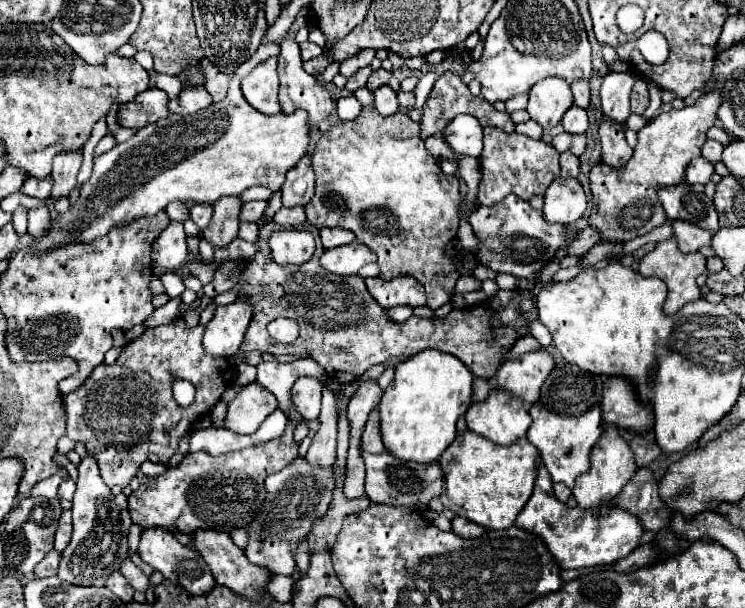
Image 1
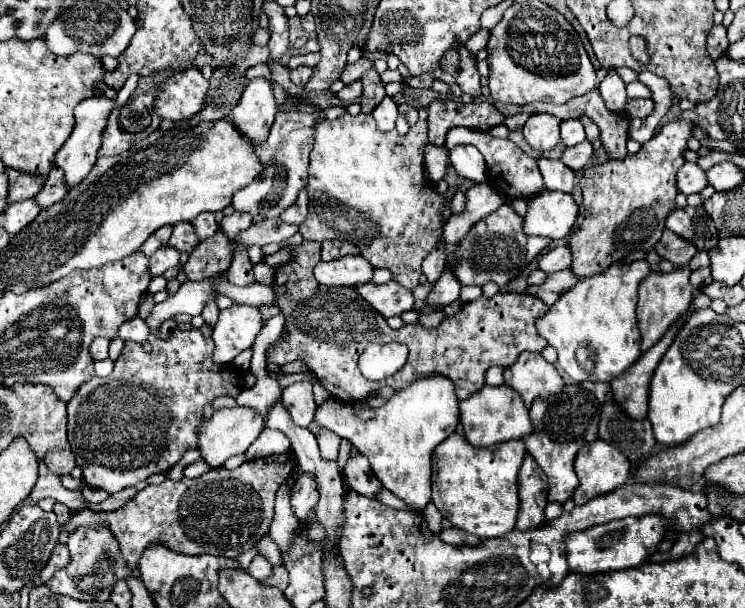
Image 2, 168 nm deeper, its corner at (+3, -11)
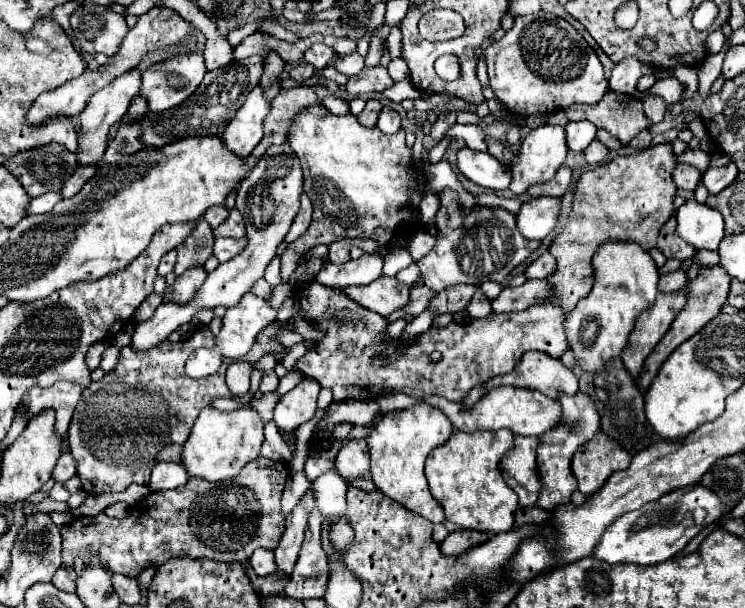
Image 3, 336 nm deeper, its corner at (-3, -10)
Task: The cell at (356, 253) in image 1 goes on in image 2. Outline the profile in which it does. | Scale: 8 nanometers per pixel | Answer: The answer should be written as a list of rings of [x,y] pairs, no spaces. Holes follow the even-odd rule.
[[[362,255],[342,257],[328,263],[320,261],[314,267],[314,277],[318,279],[318,283],[324,283],[328,287],[336,287],[336,285],[356,287],[360,283],[370,281],[372,273],[374,273],[374,267]]]

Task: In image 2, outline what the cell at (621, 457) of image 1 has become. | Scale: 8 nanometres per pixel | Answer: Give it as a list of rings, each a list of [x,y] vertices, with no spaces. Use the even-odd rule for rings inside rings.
[[[596,439],[582,447],[576,457],[576,475],[580,485],[574,491],[574,503],[584,505],[586,501],[614,491],[618,485],[630,479],[630,461],[616,447]]]

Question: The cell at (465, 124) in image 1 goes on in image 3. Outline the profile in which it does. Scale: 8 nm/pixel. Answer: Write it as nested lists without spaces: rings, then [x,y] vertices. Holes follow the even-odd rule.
[[[462,148],[458,152],[458,170],[474,184],[482,188],[490,188],[496,192],[508,190],[510,186],[510,170],[506,164],[496,160],[488,152],[476,152],[470,148]]]

